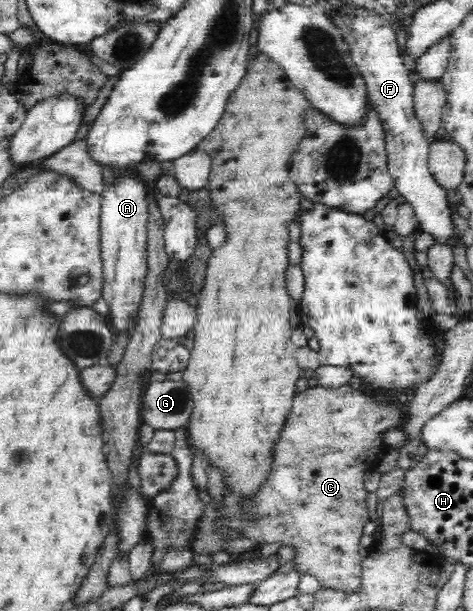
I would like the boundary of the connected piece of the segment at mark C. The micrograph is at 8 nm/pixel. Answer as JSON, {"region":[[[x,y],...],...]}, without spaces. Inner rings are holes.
{"region":[[[347,384],[338,388],[327,389],[324,387],[320,387],[319,385],[305,388],[302,391],[295,391],[295,395],[293,395],[291,409],[289,409],[289,415],[287,415],[287,419],[285,419],[285,425],[283,425],[283,429],[281,433],[279,433],[279,437],[277,437],[277,441],[274,444],[274,451],[271,453],[271,470],[267,473],[267,479],[259,485],[259,489],[255,491],[255,499],[253,501],[242,501],[242,499],[238,499],[238,497],[234,497],[230,491],[225,491],[220,500],[216,500],[210,493],[207,487],[205,489],[199,491],[200,500],[204,503],[204,512],[202,518],[200,519],[201,523],[199,527],[197,527],[197,535],[195,541],[192,543],[192,553],[199,555],[208,555],[211,556],[219,551],[225,551],[223,545],[224,540],[226,538],[221,536],[218,533],[218,520],[227,521],[229,530],[232,530],[237,534],[237,538],[247,538],[248,540],[253,540],[256,542],[257,550],[254,552],[260,552],[262,549],[262,545],[264,544],[281,544],[282,546],[292,547],[295,552],[295,557],[292,560],[293,564],[295,564],[295,570],[300,575],[310,574],[313,575],[317,580],[319,580],[322,588],[331,588],[334,589],[336,593],[349,593],[349,592],[360,592],[361,591],[361,583],[363,577],[362,571],[362,563],[363,559],[359,556],[360,550],[360,540],[362,537],[362,529],[366,523],[368,523],[371,519],[369,516],[369,512],[367,510],[367,504],[365,501],[365,495],[367,495],[367,490],[365,489],[363,483],[363,477],[365,477],[365,471],[368,471],[369,463],[367,461],[375,461],[377,457],[375,457],[375,453],[379,453],[379,451],[383,451],[383,445],[381,445],[381,433],[383,431],[387,431],[387,429],[399,428],[399,425],[403,422],[403,415],[406,415],[407,409],[401,409],[401,405],[395,405],[395,403],[381,403],[381,401],[377,401],[377,399],[373,399],[373,397],[369,397],[369,395],[365,395],[363,391],[357,391],[357,389],[351,389],[351,387]],[[247,510],[251,510],[251,512],[255,512],[253,515],[254,523],[246,521],[246,517],[244,517],[244,513]]]}

